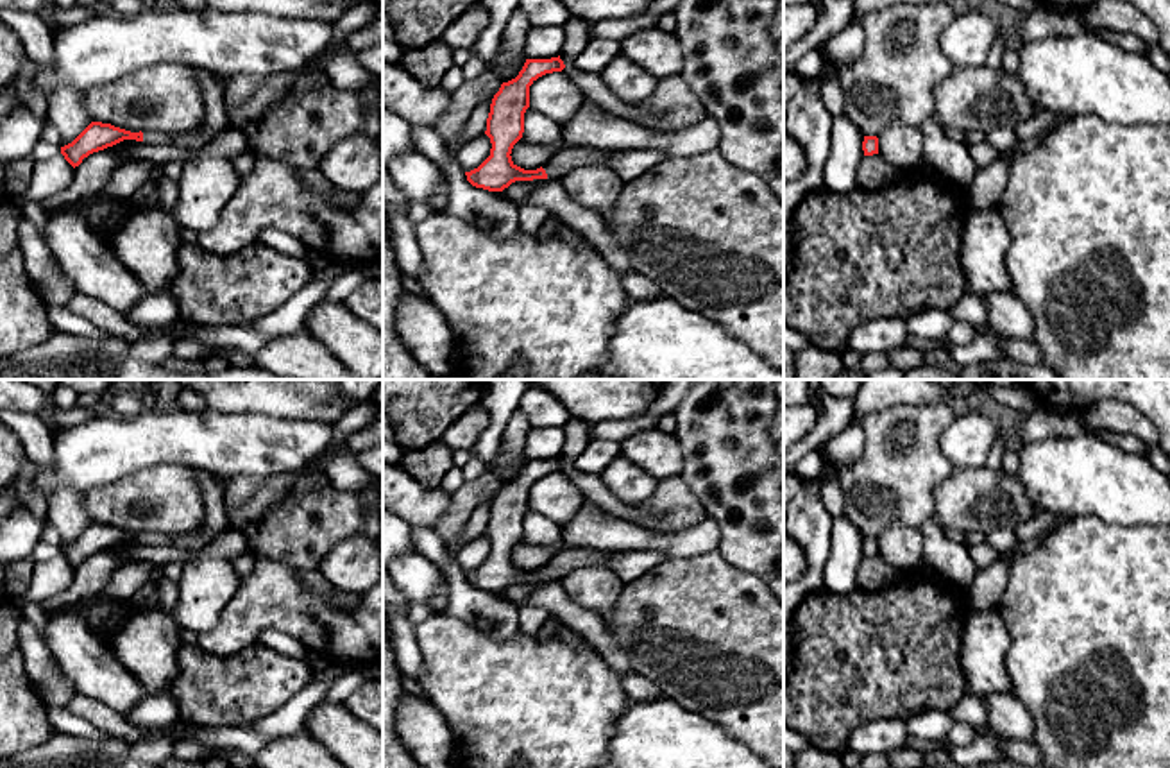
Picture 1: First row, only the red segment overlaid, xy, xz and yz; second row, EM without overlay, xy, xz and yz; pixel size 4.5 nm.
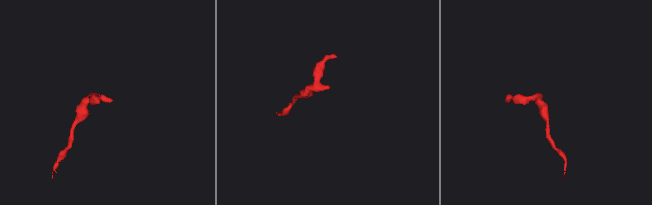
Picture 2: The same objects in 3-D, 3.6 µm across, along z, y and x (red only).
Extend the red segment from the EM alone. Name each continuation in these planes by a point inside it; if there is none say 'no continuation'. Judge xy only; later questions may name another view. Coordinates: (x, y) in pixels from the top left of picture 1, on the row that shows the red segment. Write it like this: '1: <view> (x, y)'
1: xy (151, 136)

